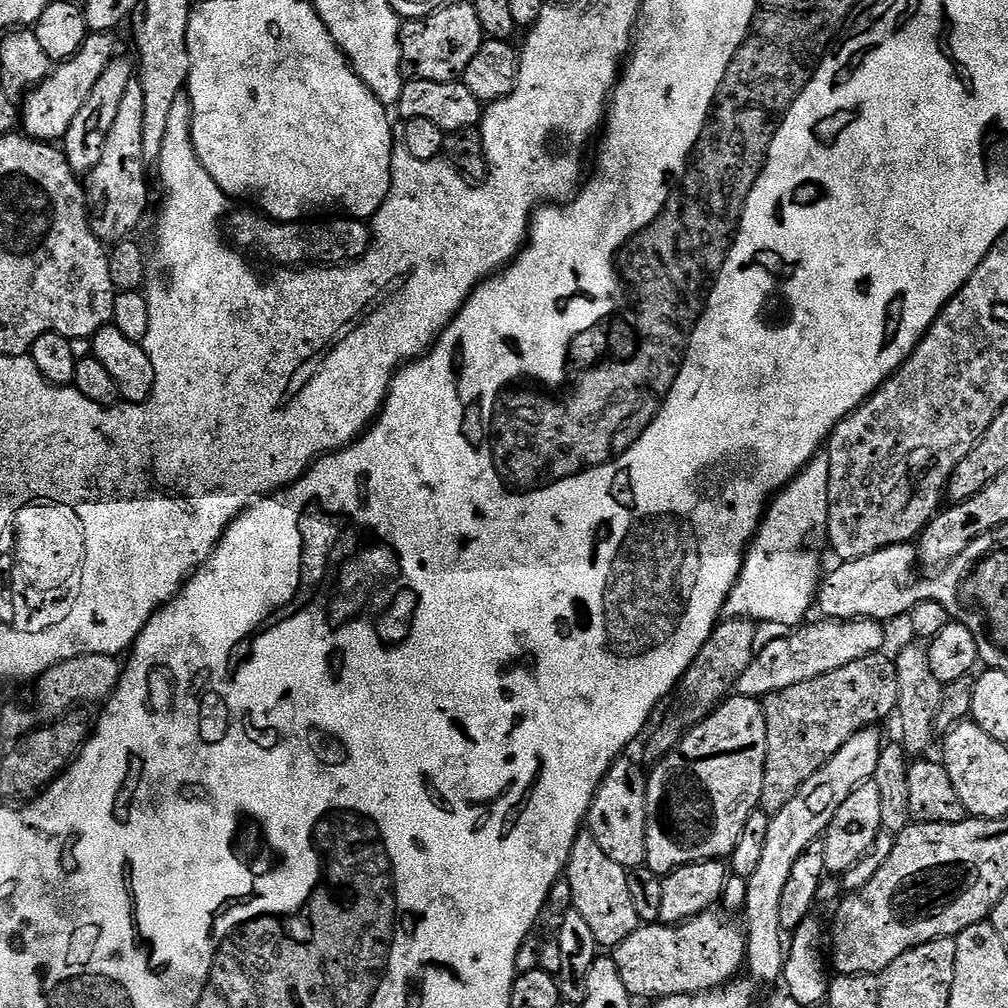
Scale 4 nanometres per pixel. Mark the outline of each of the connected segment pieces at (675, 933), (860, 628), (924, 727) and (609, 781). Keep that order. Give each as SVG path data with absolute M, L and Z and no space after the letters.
M709 910L692 916L689 920L684 920L680 924L661 924L659 922L655 924L644 924L634 930L634 934L630 934L630 938L626 938L626 942L619 944L614 949L614 959L618 966L618 974L622 974L622 983L626 986L626 990L632 995L633 998L639 998L640 996L644 1000L649 1002L655 1002L666 998L670 994L692 994L693 992L708 992L712 988L723 988L729 980L735 980L741 975L742 969L746 964L746 957L748 955L748 941L746 939L745 929L742 927L739 919L731 920L732 917L727 911L724 910Z
M820 618L817 621L817 624L808 622L789 631L781 640L770 641L765 648L763 645L757 651L756 659L750 662L746 674L738 678L734 689L735 695L760 700L778 690L786 690L786 686L798 686L798 682L810 682L810 678L830 674L830 670L839 670L841 666L850 666L850 662L858 662L858 658L866 658L875 652L885 651L885 625L879 620Z
M911 642L900 653L895 653L896 673L898 674L898 706L900 716L900 736L902 747L909 757L924 758L929 755L932 743L938 740L936 719L942 706L944 685L930 674L930 658L927 647L920 642Z
M621 758L614 761L606 778L600 783L592 808L588 811L587 831L602 851L629 870L646 861L646 822L648 821L648 776L634 761Z

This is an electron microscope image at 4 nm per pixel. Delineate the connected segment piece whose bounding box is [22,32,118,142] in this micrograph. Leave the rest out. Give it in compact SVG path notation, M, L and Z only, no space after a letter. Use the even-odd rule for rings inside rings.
M110 32L89 34L76 56L57 63L48 77L27 93L23 101L25 104L22 104L23 135L29 136L31 140L63 141L64 135L70 130L70 122L74 122L74 117L78 110L82 110L86 98L90 98L90 90L94 90L98 78L102 78L102 70L106 70L106 66L110 66L110 62L117 59L116 38Z

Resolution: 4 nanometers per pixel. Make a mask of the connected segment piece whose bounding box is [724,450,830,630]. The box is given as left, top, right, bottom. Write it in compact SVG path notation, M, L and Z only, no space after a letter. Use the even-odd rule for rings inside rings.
M821 450L768 505L760 530L744 554L744 569L724 603L725 617L751 618L761 625L781 624L784 630L805 623L804 615L814 608L822 571L819 554L812 548L804 548L804 543L811 532L814 539L825 539L829 494L830 458L827 451Z

